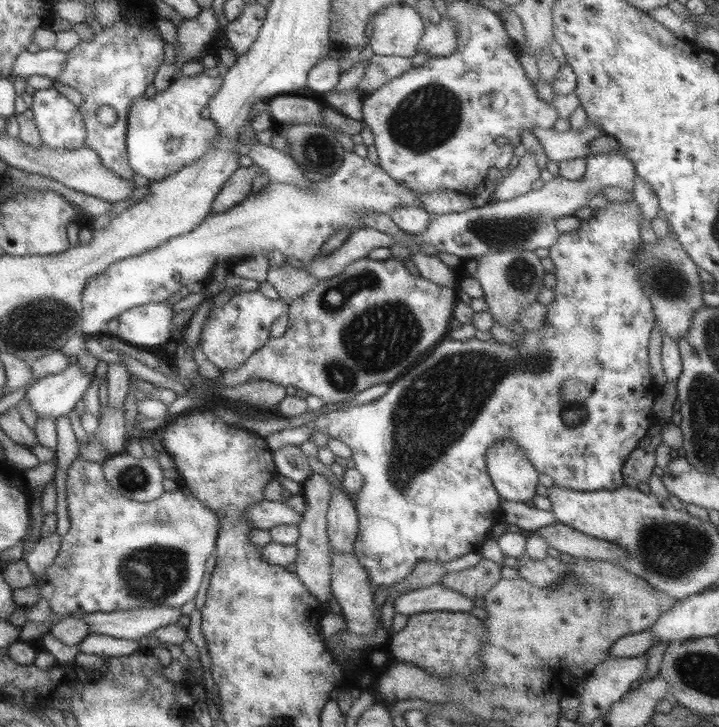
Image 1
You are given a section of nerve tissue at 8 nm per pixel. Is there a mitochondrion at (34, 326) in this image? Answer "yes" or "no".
yes

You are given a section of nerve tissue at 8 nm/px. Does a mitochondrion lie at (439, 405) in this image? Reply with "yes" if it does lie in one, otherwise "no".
yes

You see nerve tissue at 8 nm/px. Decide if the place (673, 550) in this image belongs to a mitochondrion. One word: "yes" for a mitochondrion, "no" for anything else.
yes

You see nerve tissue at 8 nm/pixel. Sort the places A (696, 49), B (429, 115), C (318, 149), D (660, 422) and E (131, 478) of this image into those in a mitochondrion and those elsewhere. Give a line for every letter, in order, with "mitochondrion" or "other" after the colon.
A: other
B: mitochondrion
C: mitochondrion
D: other
E: mitochondrion

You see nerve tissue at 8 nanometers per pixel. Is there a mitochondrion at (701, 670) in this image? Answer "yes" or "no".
yes

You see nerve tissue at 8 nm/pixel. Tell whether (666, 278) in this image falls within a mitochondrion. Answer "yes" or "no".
yes

